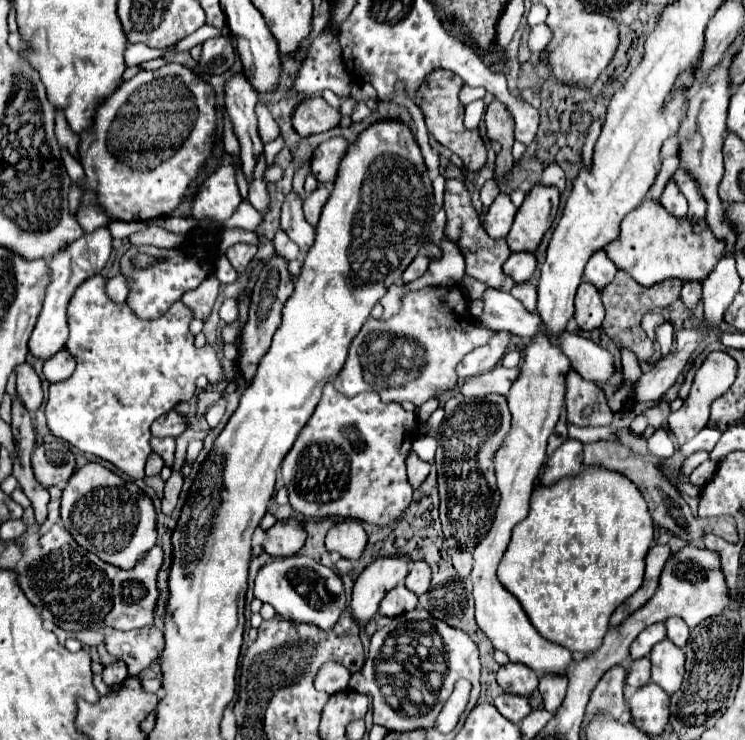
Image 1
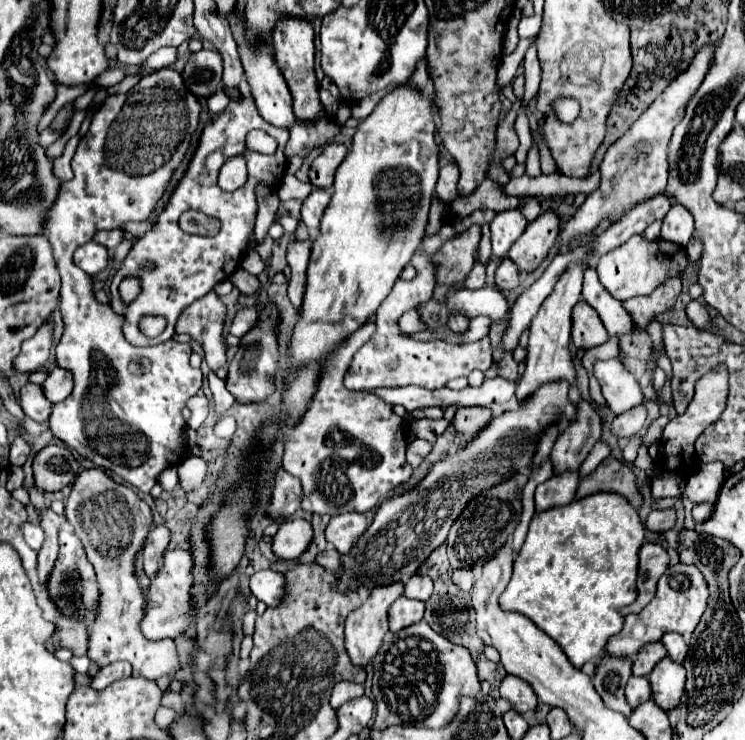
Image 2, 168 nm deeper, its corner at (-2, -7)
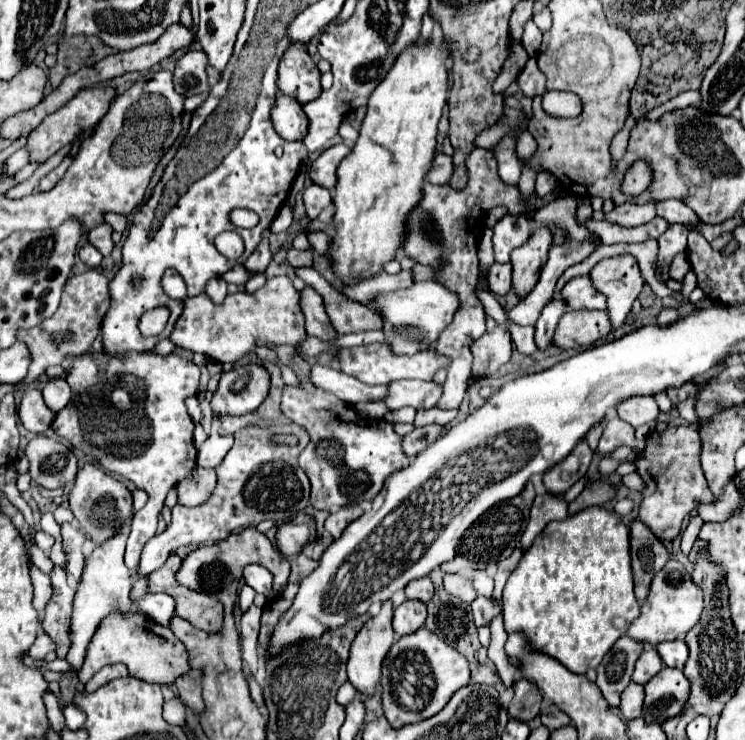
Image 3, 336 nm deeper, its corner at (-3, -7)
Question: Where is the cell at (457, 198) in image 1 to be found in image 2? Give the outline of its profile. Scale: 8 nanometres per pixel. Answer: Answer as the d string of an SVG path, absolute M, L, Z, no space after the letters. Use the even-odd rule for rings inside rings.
M448 163L448 165L440 167L440 177L438 177L438 183L436 183L436 195L442 201L450 203L458 197L458 191L456 191L458 175L460 175L460 169L458 169L456 163Z

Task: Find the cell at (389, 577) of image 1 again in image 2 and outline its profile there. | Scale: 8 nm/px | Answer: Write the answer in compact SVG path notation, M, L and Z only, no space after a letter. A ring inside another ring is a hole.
M392 583L388 587L378 587L370 593L368 603L364 603L360 609L356 609L348 615L348 619L346 619L346 651L348 651L354 665L366 667L372 661L372 657L378 653L378 649L384 641L384 635L390 631L388 609L402 595L402 591L404 591L402 583Z

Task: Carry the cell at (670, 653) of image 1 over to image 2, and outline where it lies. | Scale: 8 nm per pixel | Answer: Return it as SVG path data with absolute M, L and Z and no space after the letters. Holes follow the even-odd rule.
M664 657L652 669L652 673L648 675L648 681L652 687L654 703L664 711L672 711L684 695L686 669L674 661L670 661L670 657Z

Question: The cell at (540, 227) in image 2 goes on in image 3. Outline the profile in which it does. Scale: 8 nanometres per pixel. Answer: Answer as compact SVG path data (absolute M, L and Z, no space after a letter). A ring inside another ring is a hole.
M539 227L525 245L511 253L513 265L513 289L519 297L525 297L537 283L539 271L547 261L547 251L553 243L553 233L547 227Z

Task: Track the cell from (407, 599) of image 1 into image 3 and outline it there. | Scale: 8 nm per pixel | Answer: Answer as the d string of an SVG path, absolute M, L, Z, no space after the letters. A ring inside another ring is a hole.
M405 601L393 611L393 629L397 635L415 633L419 627L423 627L425 617L427 611L423 601Z

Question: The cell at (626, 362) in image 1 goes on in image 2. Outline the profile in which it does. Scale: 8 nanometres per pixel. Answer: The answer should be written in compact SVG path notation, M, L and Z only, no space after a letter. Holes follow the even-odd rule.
M588 267L588 271L584 271L582 299L592 309L596 309L608 335L624 335L624 333L632 331L630 315L626 313L622 303L604 289L604 285L598 281L598 273L594 267Z

